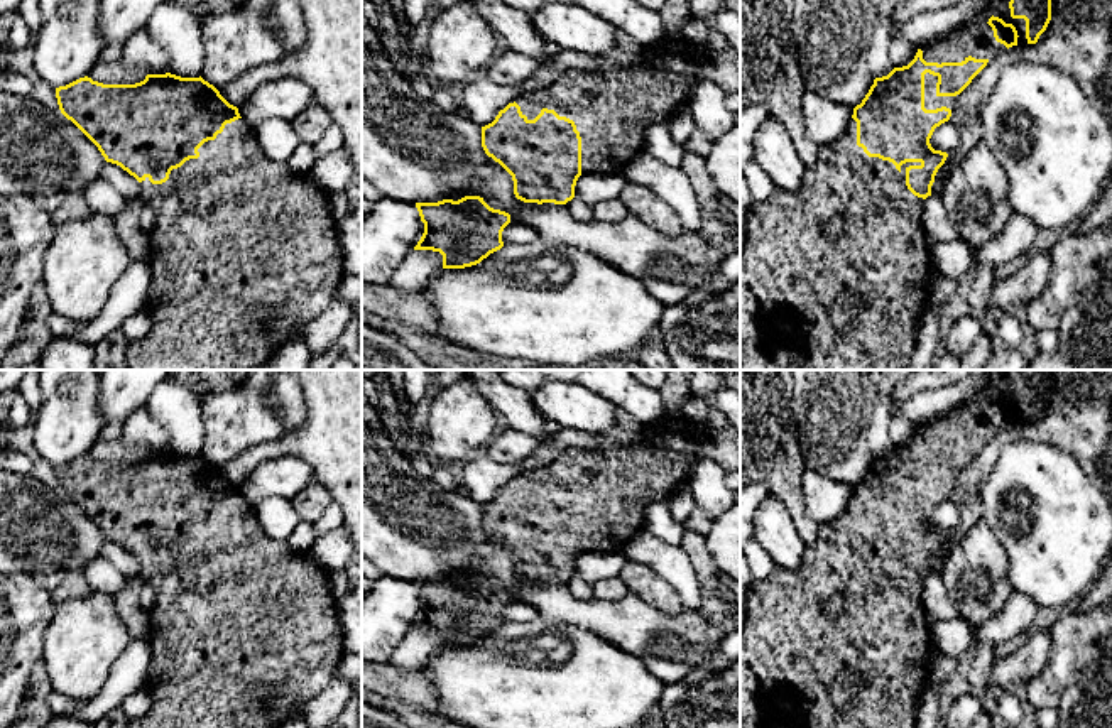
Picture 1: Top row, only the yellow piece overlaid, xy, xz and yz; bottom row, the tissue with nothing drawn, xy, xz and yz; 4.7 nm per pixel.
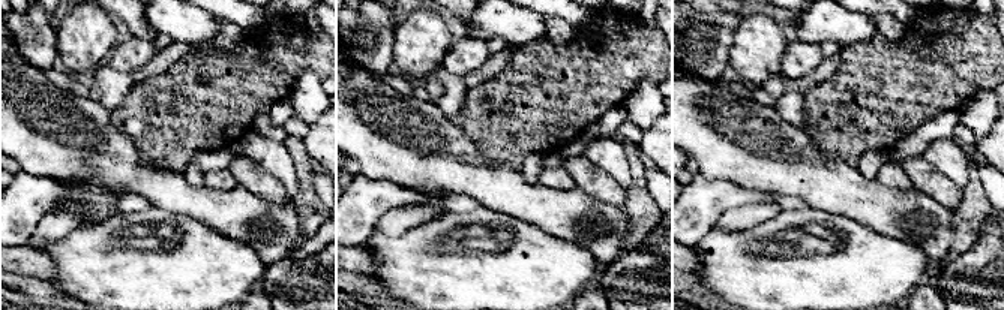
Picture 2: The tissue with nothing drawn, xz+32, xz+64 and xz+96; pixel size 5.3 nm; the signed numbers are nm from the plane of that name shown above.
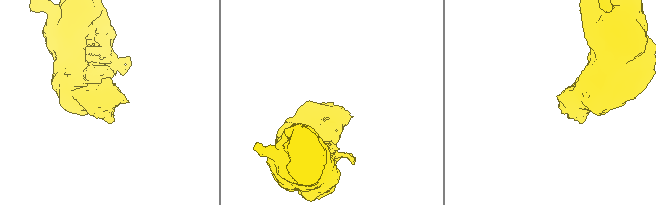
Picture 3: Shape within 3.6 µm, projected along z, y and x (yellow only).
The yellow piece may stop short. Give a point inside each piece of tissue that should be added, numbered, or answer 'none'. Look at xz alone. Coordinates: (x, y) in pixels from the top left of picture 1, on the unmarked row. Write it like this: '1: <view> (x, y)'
1: xz (612, 487)

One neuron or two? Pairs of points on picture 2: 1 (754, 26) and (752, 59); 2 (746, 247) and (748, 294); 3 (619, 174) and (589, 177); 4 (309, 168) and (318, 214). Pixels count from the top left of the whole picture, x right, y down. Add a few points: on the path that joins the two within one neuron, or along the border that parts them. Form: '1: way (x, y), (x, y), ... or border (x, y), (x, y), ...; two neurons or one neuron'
1: way (754, 33), (754, 51); one neuron
2: way (746, 259), (748, 282); one neuron
3: border (583, 154), (626, 189); two neurons
4: way (306, 180), (308, 202); one neuron

